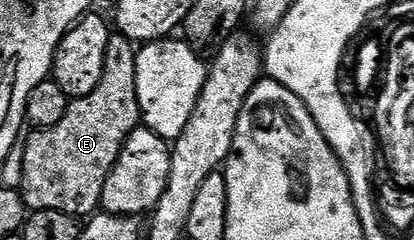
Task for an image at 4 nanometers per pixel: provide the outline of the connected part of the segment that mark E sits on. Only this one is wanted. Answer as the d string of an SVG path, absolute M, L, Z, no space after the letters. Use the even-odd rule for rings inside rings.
M111 33L108 40L108 52L104 56L104 76L92 92L83 98L75 98L70 103L68 112L64 112L64 120L47 130L34 130L26 138L24 148L24 180L20 193L26 201L27 211L51 210L64 212L79 220L93 215L102 205L104 180L112 172L128 136L139 129L142 117L138 103L136 84L137 54L135 43L128 41L120 33Z

